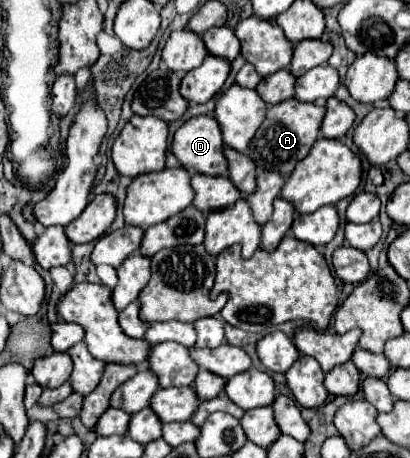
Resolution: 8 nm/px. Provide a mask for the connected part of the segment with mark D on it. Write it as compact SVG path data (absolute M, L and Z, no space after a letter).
M200 115L188 119L174 133L172 153L184 169L192 173L218 177L228 173L228 163L222 155L222 145L224 141L216 119Z

